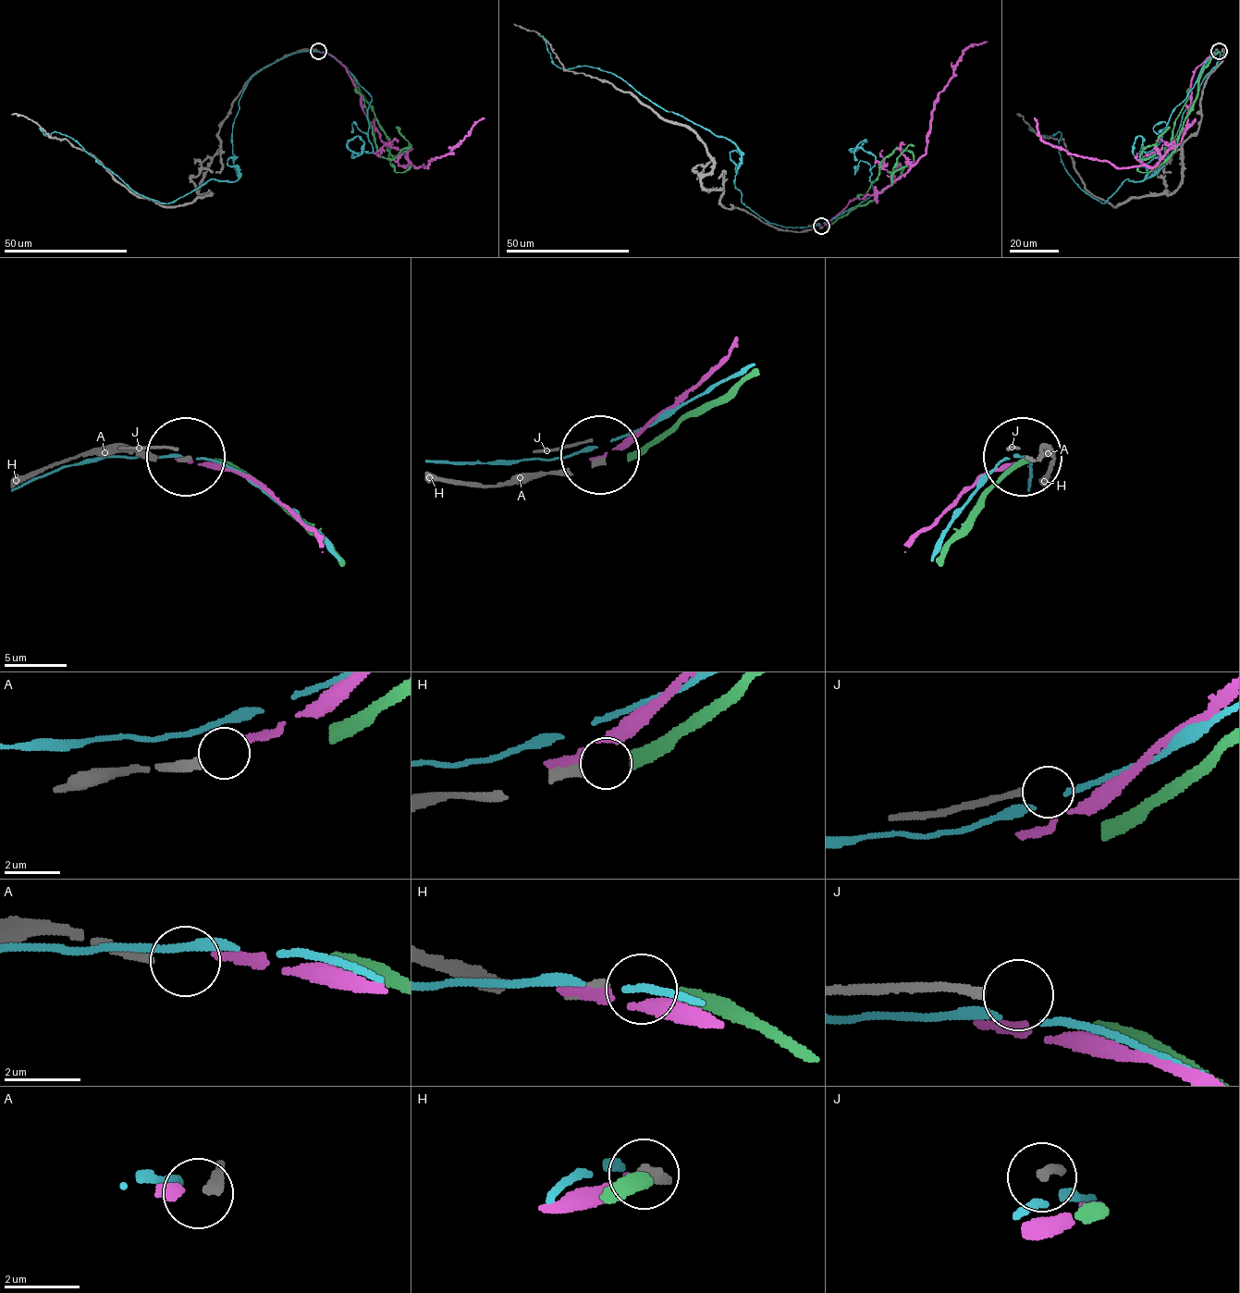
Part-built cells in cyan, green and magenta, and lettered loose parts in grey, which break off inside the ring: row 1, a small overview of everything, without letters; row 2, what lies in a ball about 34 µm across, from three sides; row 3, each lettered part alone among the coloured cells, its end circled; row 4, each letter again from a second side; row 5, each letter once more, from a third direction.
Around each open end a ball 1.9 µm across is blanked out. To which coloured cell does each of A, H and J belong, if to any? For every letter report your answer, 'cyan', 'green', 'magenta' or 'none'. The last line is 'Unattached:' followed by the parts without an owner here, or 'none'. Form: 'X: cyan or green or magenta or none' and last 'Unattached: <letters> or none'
A: magenta
H: green
J: none
Unattached: J

